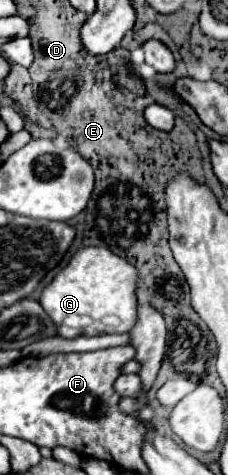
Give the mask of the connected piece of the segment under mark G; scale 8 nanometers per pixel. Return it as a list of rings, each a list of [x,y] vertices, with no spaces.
[[[80,247],[42,291],[40,305],[58,325],[58,337],[64,339],[128,333],[136,323],[136,289],[136,269],[126,259],[104,247]]]

